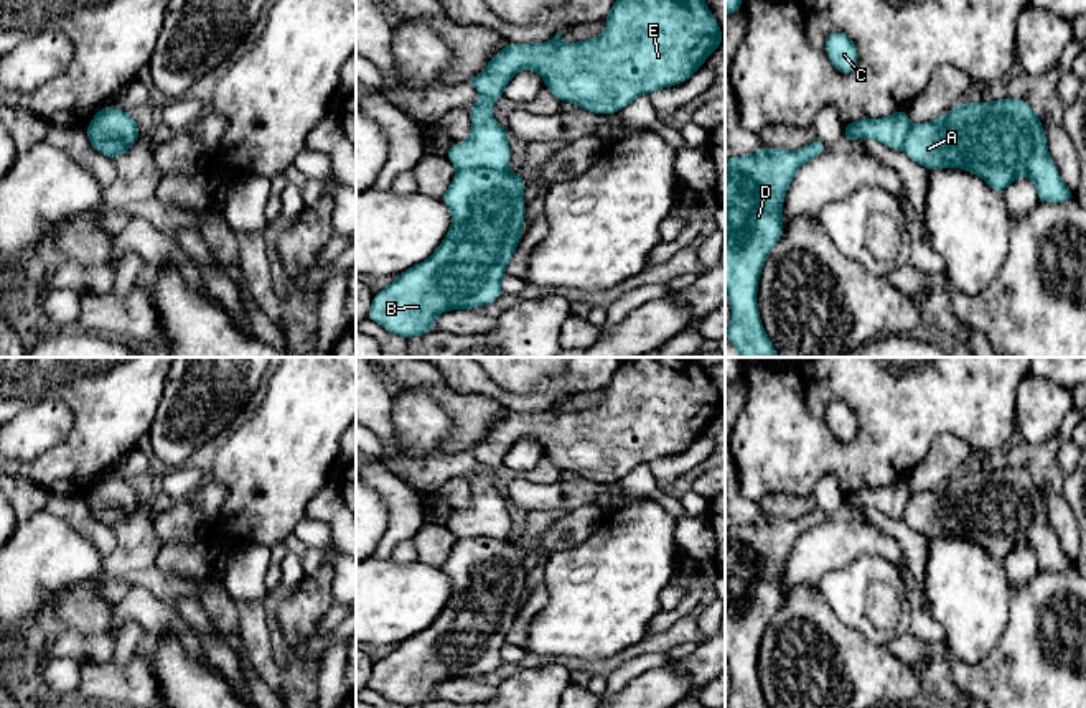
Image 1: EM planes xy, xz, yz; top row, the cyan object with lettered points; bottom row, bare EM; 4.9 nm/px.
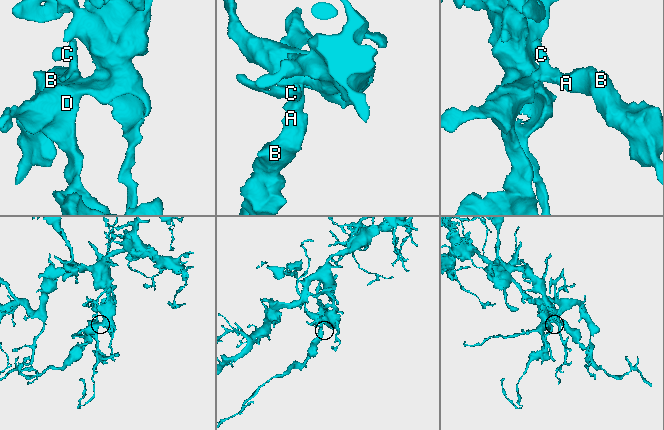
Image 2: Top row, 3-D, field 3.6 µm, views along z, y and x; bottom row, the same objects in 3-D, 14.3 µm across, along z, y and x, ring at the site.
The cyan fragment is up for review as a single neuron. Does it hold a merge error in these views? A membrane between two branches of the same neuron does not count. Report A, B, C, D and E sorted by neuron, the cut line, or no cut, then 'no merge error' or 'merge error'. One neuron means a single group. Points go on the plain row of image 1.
A B / C D E | xz (506, 537), (458, 539) | merge error

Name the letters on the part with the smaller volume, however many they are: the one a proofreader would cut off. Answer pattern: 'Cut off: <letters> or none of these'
Cut off: A, B

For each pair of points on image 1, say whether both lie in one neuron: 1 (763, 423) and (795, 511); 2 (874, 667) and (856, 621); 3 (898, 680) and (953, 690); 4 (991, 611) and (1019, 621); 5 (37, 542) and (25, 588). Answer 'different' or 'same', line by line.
1: different
2: different
3: different
4: different
5: same

